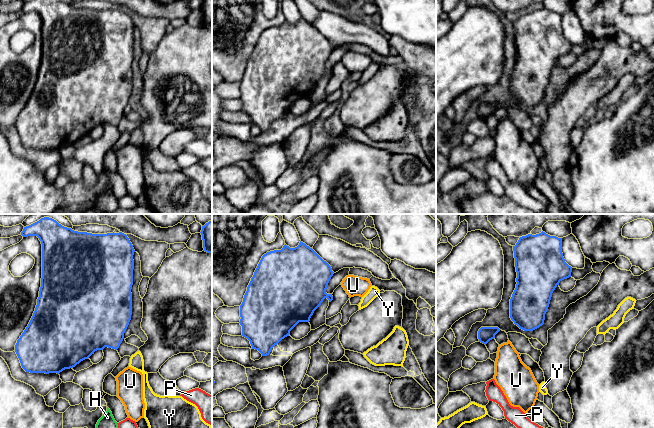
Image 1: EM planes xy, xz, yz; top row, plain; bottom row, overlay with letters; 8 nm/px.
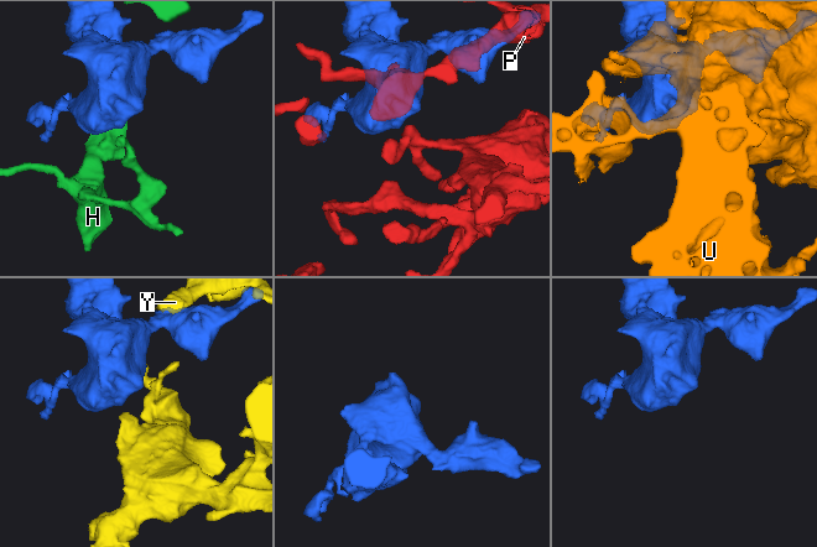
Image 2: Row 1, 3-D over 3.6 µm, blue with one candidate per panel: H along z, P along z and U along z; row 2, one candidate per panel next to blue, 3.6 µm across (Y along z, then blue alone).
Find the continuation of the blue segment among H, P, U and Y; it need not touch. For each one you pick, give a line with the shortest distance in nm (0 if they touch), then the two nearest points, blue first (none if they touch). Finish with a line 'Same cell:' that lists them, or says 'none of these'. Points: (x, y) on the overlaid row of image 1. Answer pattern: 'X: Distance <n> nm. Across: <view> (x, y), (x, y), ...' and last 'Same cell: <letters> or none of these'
P: Distance 280 nm. Across: yz (485, 344), (491, 379)
Same cell: P

